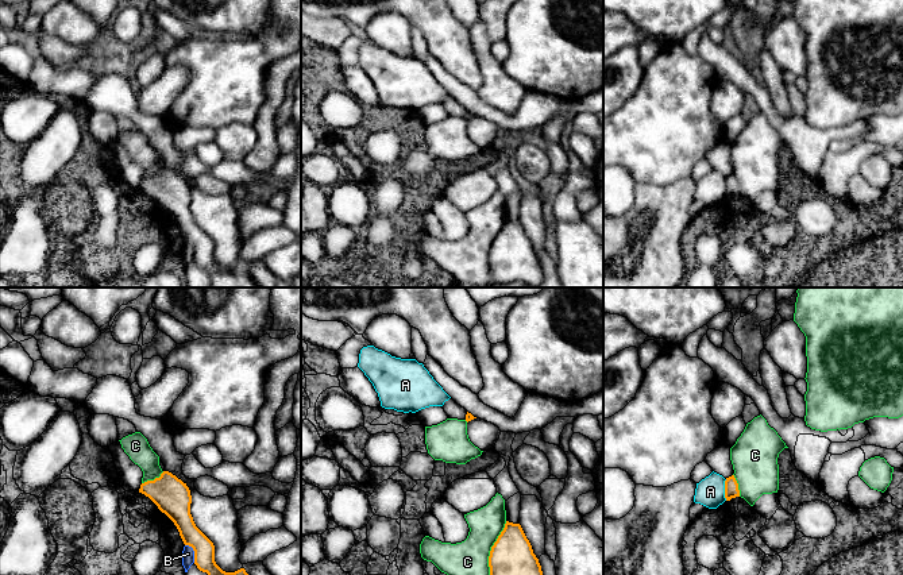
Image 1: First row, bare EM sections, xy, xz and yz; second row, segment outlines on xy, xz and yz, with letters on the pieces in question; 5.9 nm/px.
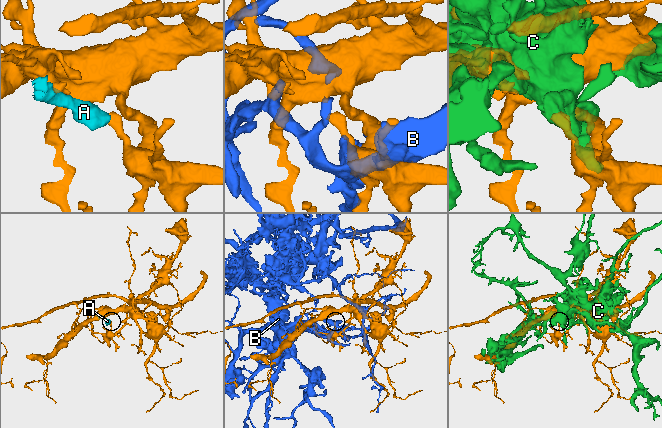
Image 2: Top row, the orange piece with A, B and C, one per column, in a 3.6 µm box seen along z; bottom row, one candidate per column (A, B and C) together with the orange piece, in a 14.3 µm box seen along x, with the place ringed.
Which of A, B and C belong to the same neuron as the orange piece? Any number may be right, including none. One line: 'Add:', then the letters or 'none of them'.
Add: none of them

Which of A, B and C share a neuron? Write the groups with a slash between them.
A C / B

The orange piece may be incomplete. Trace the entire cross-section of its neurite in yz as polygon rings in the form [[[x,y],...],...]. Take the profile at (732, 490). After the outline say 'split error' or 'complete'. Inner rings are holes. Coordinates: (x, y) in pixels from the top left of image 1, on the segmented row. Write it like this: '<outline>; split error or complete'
[[[732,475],[725,481],[725,498],[726,501],[730,501],[732,498],[736,497],[740,497],[740,490],[734,475]]]; complete

